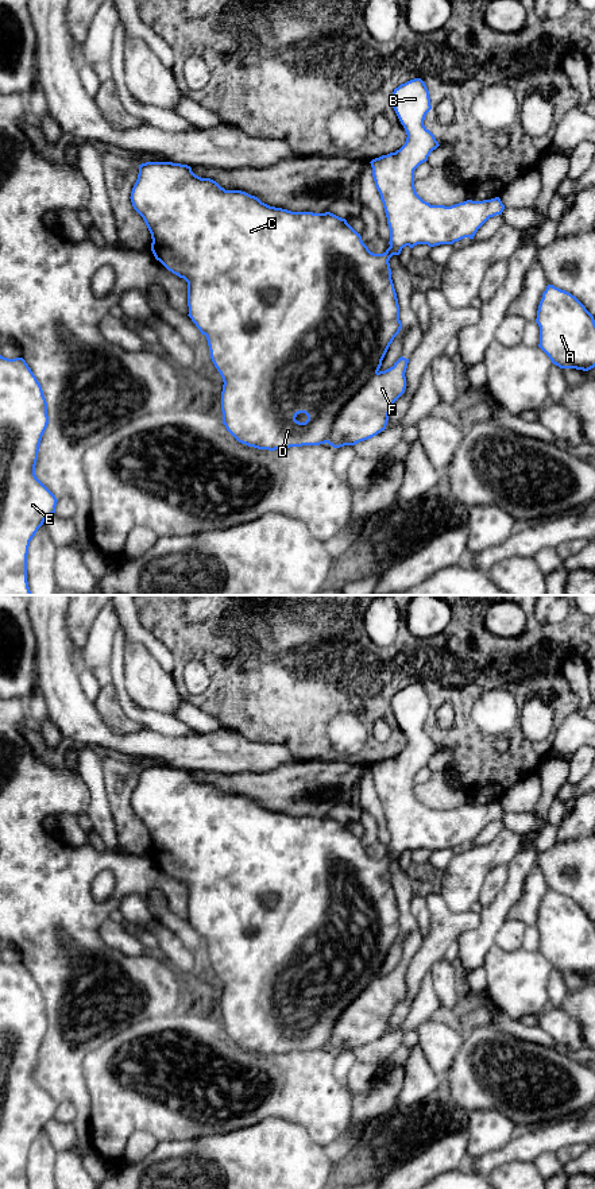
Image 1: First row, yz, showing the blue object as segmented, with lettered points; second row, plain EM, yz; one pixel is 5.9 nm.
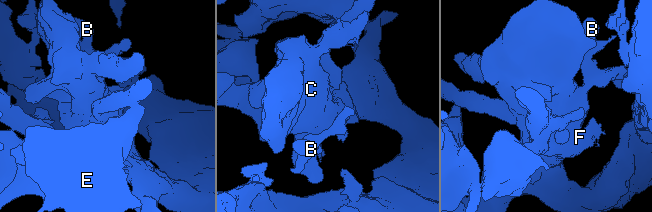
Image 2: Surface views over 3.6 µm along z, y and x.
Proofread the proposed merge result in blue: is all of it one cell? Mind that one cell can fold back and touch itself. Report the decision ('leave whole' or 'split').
split

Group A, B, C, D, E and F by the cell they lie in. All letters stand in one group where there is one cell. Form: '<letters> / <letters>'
A B C D E / F

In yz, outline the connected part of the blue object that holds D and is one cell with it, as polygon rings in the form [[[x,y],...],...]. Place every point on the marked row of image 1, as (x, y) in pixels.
[[[421,78],[410,80],[394,89],[391,104],[406,131],[406,142],[395,153],[370,162],[390,229],[390,247],[383,254],[371,252],[360,233],[345,219],[331,212],[291,212],[270,206],[246,192],[225,190],[216,181],[196,175],[188,165],[139,165],[130,197],[132,206],[151,233],[155,259],[188,282],[188,316],[206,336],[210,359],[224,382],[223,424],[242,444],[275,451],[328,443],[340,410],[379,371],[402,328],[390,258],[399,255],[406,246],[434,247],[464,238],[474,239],[490,217],[502,215],[505,209],[499,197],[467,200],[451,206],[424,201],[414,188],[414,170],[440,146],[424,126],[432,109],[429,90]]]

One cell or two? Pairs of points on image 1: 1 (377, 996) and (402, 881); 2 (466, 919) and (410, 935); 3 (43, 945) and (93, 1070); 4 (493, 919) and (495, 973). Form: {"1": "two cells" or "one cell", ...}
{"1": "one cell", "2": "two cells", "3": "two cells", "4": "two cells"}

